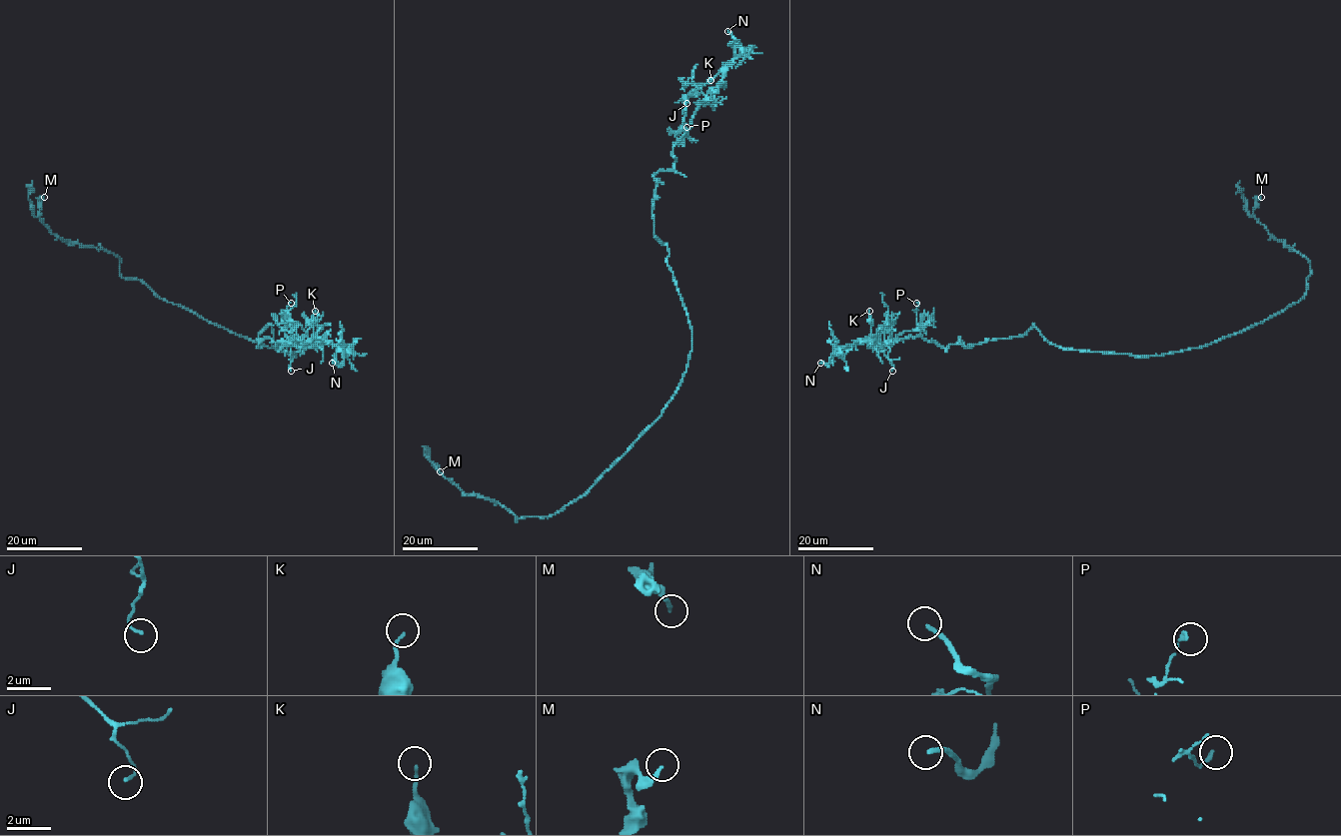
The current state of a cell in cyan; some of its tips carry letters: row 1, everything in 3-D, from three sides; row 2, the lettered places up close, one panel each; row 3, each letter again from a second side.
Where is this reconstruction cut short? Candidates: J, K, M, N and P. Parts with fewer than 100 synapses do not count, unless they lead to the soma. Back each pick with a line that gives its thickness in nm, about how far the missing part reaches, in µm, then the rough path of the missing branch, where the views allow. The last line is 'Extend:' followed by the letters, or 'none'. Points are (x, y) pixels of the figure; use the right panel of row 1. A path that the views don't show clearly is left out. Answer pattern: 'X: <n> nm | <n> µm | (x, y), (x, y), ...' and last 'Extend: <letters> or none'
N: 190 nm | 50 µm | (820, 363), (816, 364), (806, 354), (811, 339), (803, 328), (803, 320), (800, 322), (793, 318)
Extend: N

